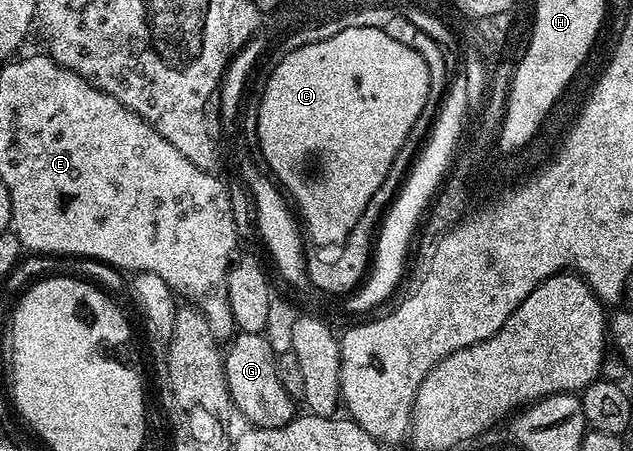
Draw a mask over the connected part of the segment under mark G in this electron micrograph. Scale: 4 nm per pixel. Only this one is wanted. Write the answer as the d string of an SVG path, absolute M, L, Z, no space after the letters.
M238 332L229 344L231 344L229 349L227 347L224 350L223 360L225 362L225 378L229 388L229 398L233 400L234 410L238 414L242 413L249 420L248 424L250 426L259 429L274 429L291 423L293 418L298 416L299 405L295 398L283 387L283 383L279 379L278 354L273 352L271 343L267 343L264 333Z

